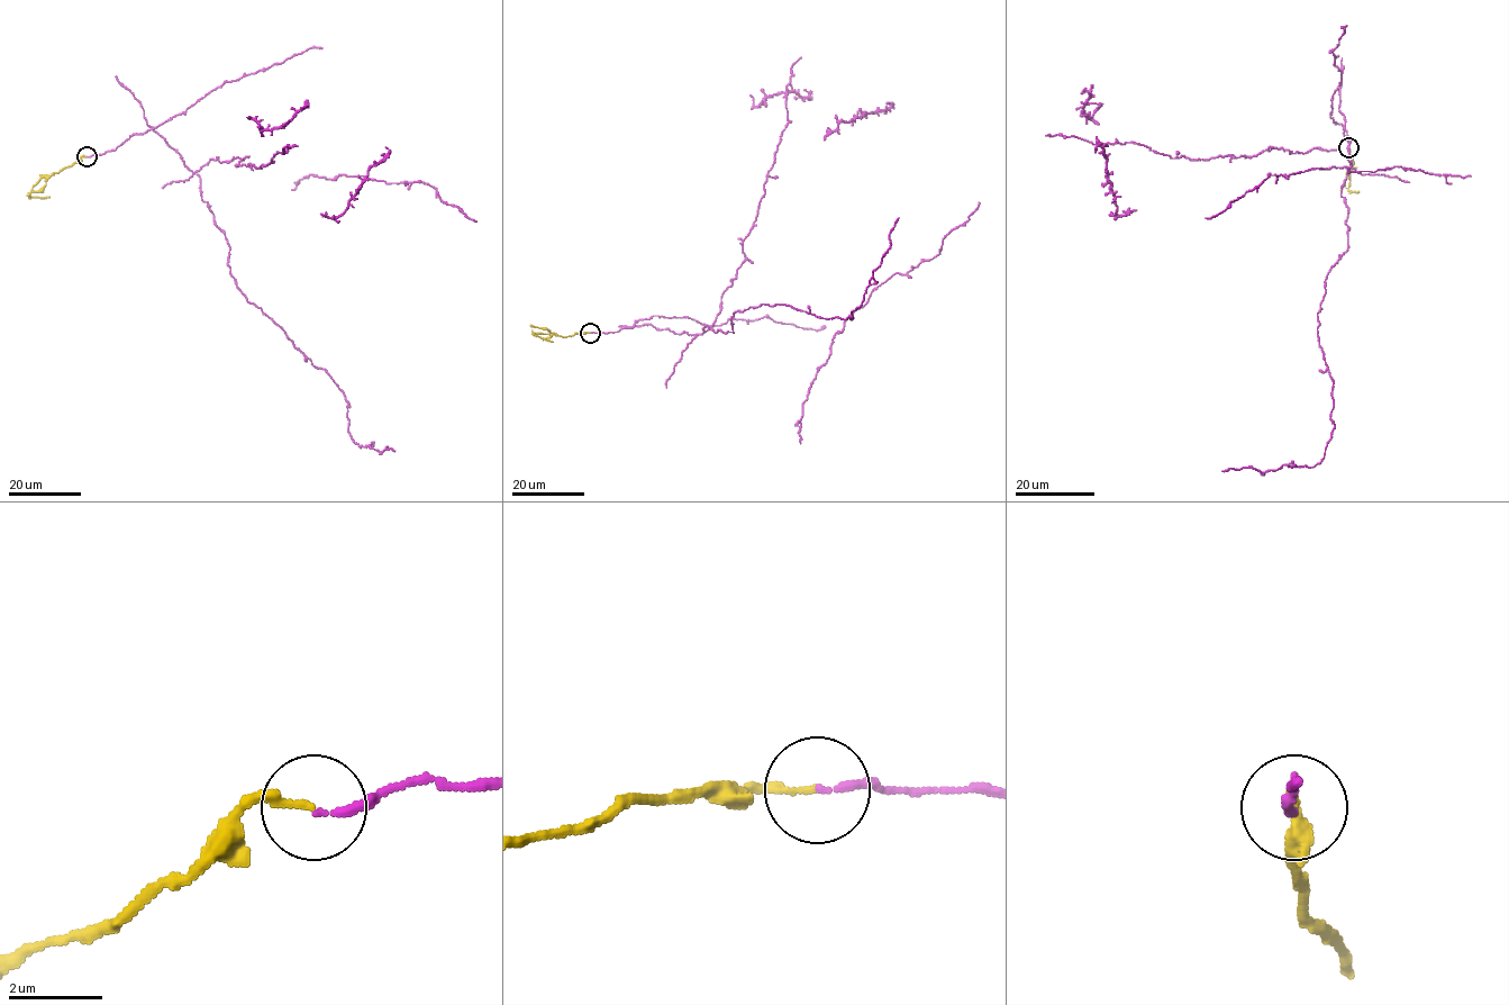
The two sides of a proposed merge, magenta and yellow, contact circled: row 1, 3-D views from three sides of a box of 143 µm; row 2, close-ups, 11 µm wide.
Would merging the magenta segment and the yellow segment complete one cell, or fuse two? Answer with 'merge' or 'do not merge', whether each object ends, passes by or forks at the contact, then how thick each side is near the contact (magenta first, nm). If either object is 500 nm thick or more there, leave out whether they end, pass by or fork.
do not merge; magenta ends; yellow ends; calibres 160 and 150 nm

